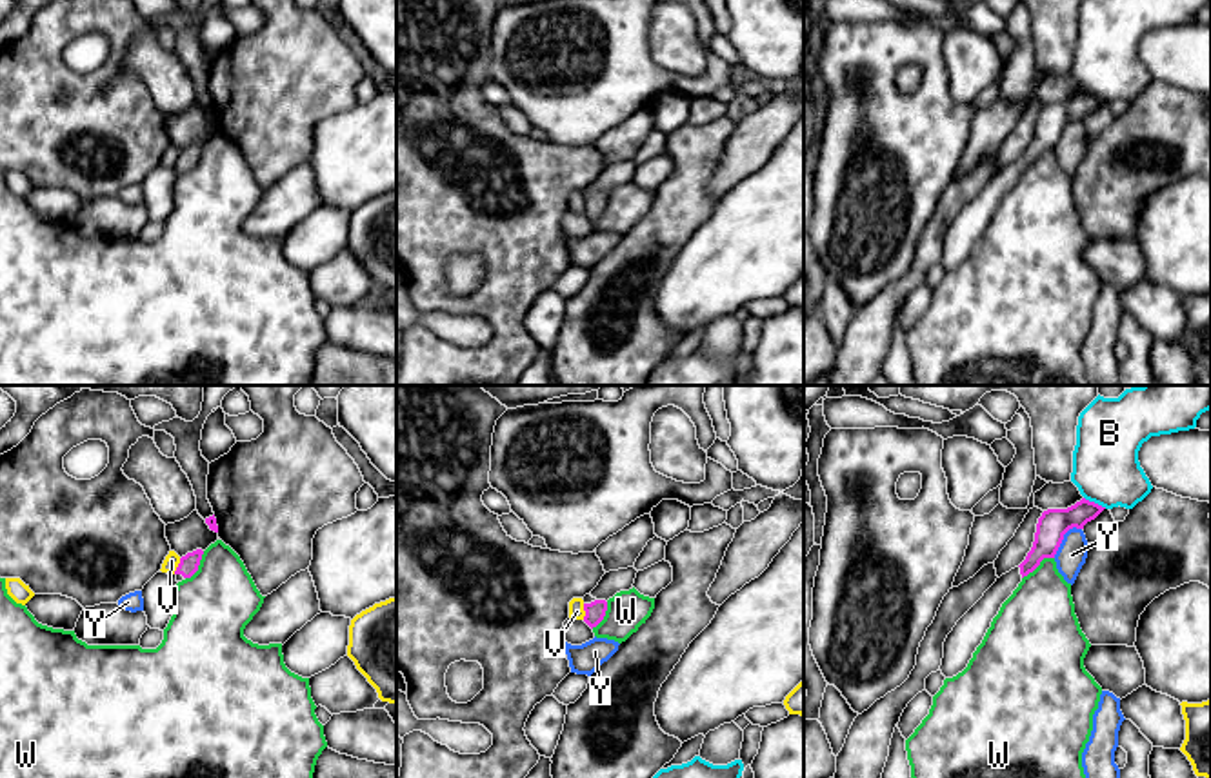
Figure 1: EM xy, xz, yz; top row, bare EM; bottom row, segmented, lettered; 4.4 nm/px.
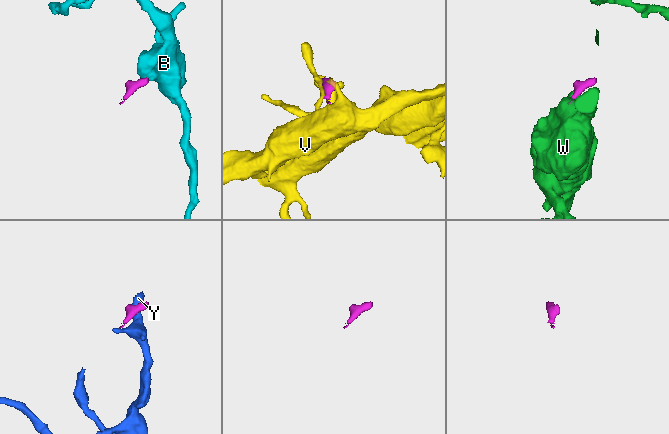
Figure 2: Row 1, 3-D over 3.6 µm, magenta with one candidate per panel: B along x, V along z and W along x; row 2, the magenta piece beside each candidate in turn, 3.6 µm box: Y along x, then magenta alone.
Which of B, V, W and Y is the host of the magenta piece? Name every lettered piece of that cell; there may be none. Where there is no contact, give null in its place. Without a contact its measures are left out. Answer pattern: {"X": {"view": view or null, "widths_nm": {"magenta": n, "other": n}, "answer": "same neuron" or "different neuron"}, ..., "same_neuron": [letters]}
{"B": {"view": "yz", "widths_nm": {"magenta": 140, "other": 300}, "answer": "different neuron"}, "V": {"view": "xy", "widths_nm": {"magenta": 90, "other": 70}, "answer": "different neuron"}, "W": {"view": "yz", "widths_nm": {"magenta": 140, "other": 340}, "answer": "different neuron"}, "Y": {"view": "yz", "widths_nm": {"magenta": 140, "other": 130}, "answer": "different neuron"}, "same_neuron": []}

